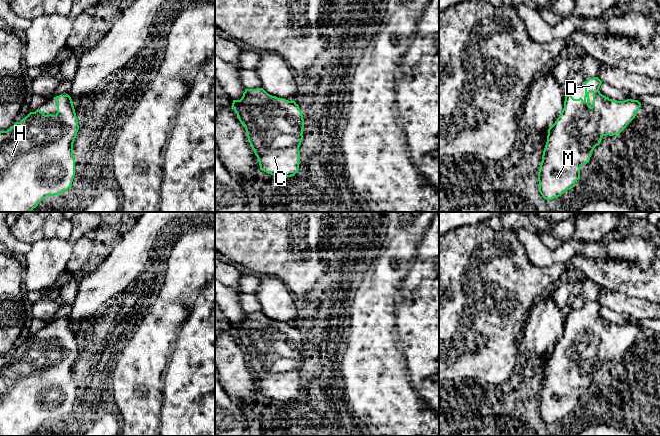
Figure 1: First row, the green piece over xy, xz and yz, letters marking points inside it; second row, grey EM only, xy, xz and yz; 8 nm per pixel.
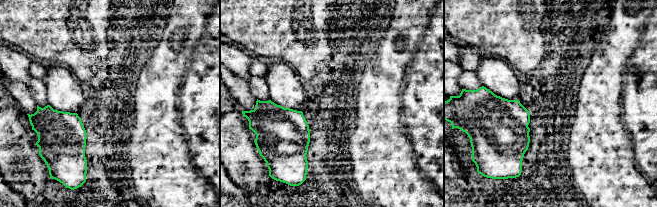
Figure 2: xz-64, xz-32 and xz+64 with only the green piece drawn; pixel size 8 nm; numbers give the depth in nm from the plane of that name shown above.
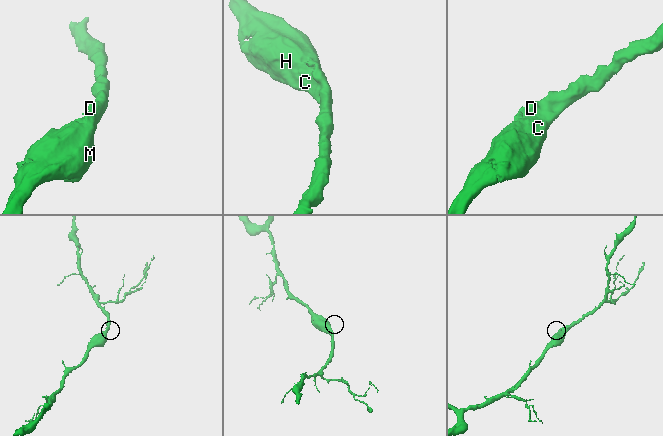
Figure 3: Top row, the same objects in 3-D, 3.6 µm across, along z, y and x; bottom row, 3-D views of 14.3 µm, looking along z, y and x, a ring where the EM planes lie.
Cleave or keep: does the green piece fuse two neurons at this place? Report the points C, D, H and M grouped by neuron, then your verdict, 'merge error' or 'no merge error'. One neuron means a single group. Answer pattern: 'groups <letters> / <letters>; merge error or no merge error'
groups C D H M; no merge error

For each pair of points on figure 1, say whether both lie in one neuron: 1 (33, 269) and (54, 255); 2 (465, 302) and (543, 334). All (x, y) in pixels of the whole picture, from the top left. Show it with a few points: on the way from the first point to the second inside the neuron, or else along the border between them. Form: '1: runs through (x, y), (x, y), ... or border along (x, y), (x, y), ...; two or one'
1: runs through (38, 268), (49, 257); one
2: border along (534, 305), (521, 336), (519, 350); two

